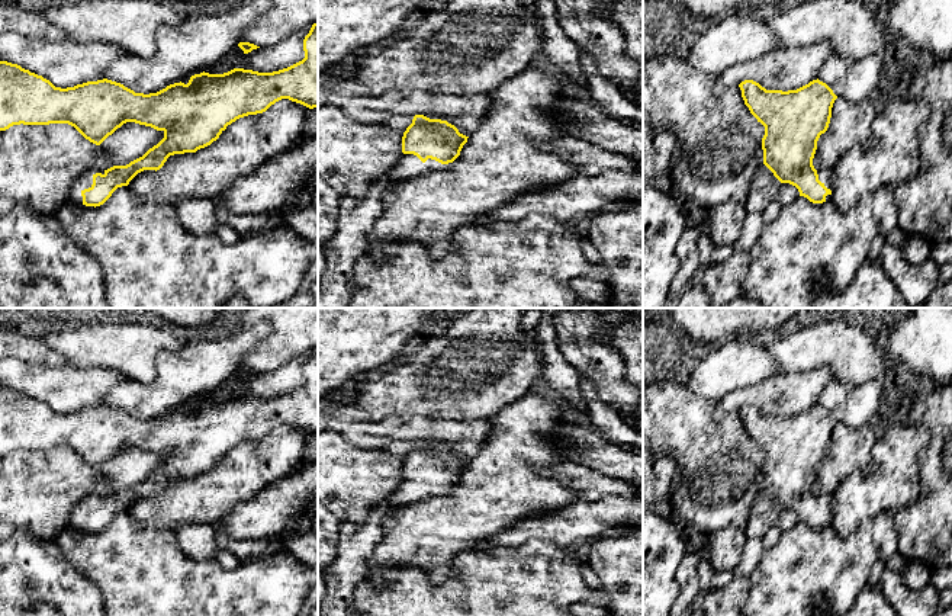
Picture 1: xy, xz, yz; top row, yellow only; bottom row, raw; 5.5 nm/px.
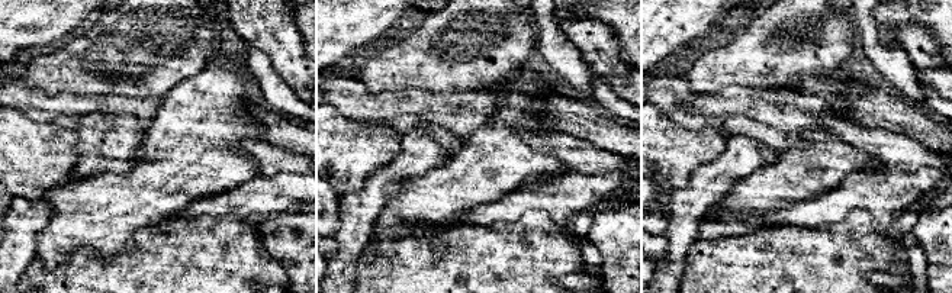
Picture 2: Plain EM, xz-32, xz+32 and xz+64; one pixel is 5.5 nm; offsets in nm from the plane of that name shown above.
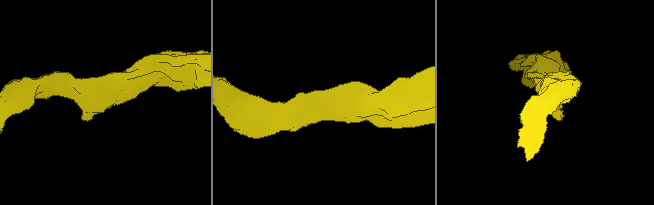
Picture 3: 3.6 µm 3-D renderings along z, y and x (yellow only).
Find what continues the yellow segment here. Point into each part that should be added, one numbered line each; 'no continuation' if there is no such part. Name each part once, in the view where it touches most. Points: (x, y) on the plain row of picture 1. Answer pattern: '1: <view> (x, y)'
1: xy (84, 506)

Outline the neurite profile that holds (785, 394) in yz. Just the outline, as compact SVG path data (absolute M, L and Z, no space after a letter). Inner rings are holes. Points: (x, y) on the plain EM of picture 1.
M829 366L807 372L778 373L758 384L739 388L715 402L714 420L733 410L753 405L766 416L797 416L818 404L818 395L833 381Z

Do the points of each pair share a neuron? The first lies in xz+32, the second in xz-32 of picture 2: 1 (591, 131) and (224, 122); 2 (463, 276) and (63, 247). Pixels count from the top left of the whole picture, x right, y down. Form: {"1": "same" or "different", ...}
{"1": "different", "2": "different"}

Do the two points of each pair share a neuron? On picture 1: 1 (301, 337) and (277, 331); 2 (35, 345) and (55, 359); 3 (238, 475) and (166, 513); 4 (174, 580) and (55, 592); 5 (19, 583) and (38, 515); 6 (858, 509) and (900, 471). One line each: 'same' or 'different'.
1: same
2: same
3: same
4: different
5: different
6: same

